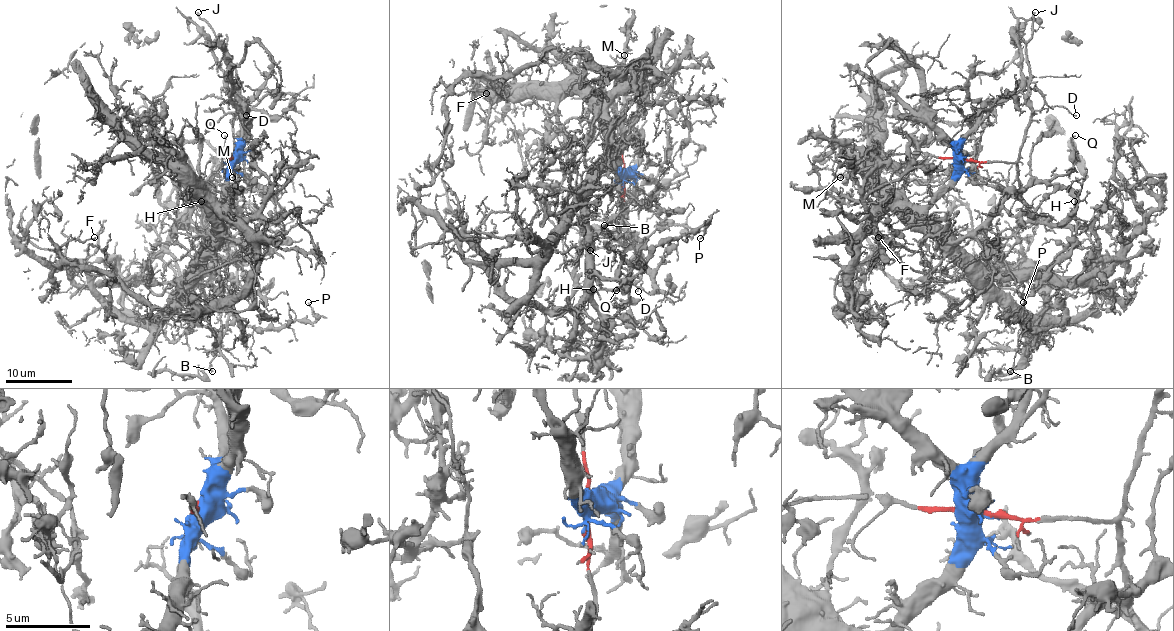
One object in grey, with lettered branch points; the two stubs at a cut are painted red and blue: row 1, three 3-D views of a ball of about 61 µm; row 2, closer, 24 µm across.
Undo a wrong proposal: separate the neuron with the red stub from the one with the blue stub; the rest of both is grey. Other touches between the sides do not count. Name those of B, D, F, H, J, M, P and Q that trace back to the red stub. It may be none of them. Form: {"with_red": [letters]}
{"with_red": ["B", "D", "J"]}

